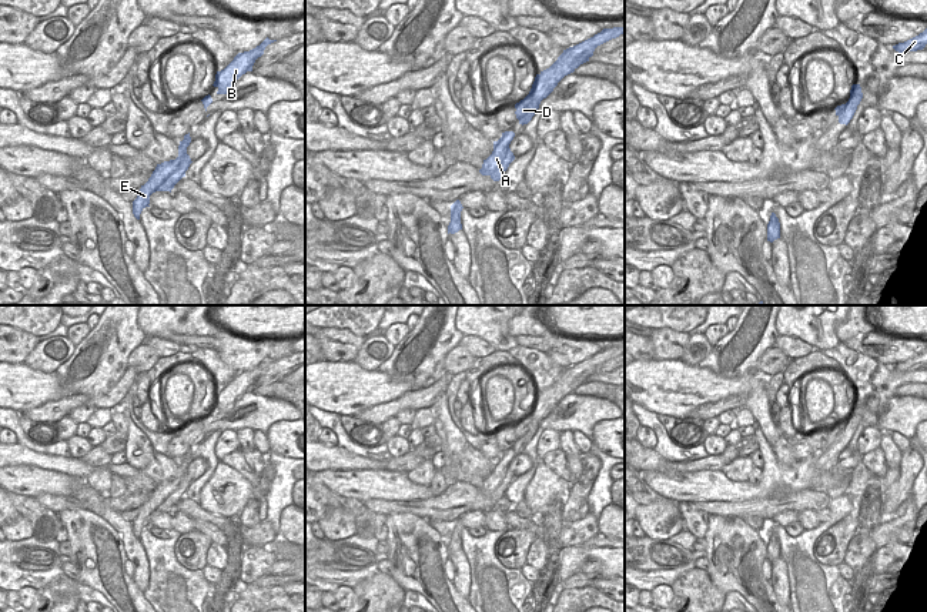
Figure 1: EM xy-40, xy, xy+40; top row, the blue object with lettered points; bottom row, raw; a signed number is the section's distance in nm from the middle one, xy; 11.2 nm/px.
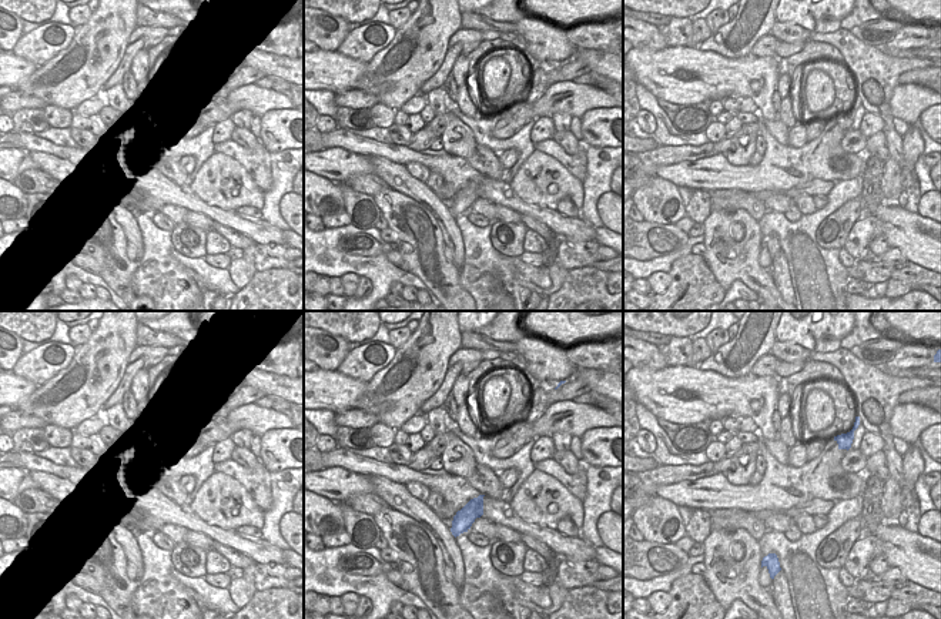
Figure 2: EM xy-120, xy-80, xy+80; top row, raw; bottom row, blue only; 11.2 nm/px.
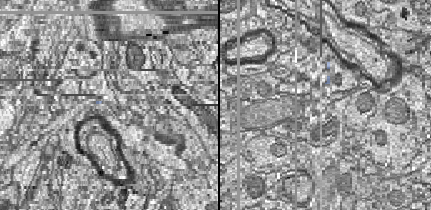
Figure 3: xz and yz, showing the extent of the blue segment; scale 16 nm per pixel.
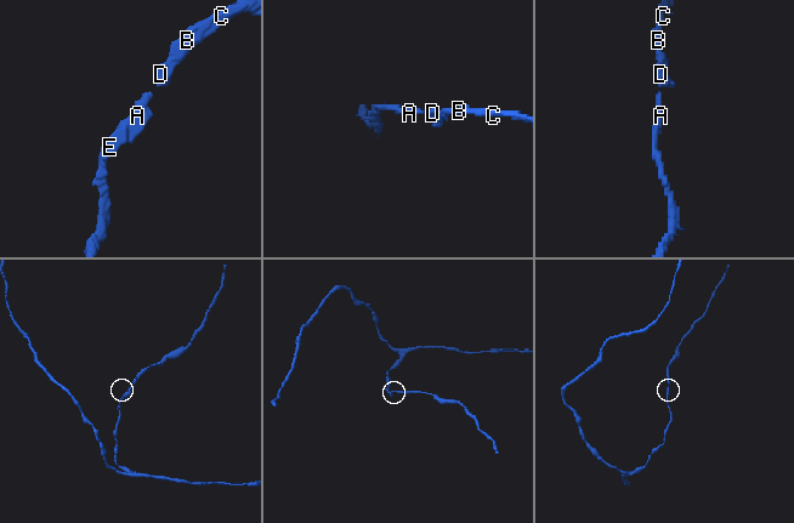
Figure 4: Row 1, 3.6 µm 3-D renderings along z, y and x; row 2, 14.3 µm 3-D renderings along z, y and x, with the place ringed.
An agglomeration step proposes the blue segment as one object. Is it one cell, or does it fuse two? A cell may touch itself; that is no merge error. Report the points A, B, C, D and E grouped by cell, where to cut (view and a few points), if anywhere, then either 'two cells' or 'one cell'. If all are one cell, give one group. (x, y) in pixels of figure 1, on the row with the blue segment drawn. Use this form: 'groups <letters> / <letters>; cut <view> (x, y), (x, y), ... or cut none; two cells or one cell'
groups A B C D E; cut none; one cell

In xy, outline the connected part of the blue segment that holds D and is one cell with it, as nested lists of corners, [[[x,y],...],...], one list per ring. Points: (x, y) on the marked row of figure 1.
[[[625,27],[603,29],[593,37],[563,50],[558,60],[546,70],[536,74],[529,94],[515,104],[515,114],[519,124],[528,124],[558,83],[568,74],[573,73],[580,64],[589,61],[598,46],[619,37],[625,33]]]

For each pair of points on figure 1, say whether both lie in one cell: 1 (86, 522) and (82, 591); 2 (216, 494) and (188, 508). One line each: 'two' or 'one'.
1: two
2: two

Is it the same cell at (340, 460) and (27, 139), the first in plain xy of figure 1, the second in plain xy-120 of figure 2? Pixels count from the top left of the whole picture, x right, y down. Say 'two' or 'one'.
one

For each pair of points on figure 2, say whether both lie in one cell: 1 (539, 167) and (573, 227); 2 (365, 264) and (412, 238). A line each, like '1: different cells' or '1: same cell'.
1: different cells
2: different cells

